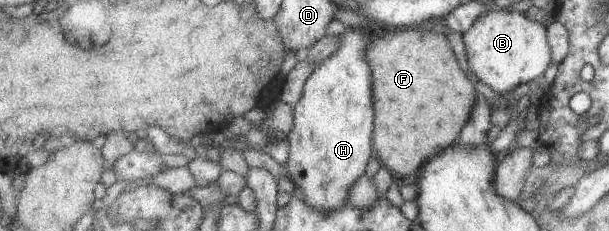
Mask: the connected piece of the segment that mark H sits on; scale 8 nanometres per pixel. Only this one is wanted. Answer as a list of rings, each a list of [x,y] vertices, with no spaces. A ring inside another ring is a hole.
[[[352,27],[340,36],[342,49],[314,71],[304,89],[304,95],[295,106],[296,123],[288,135],[290,155],[288,167],[292,169],[291,181],[296,195],[306,200],[314,209],[338,211],[346,209],[353,200],[354,185],[368,173],[368,163],[376,157],[374,135],[377,124],[377,109],[374,105],[375,71],[368,57],[371,38],[360,28]]]

